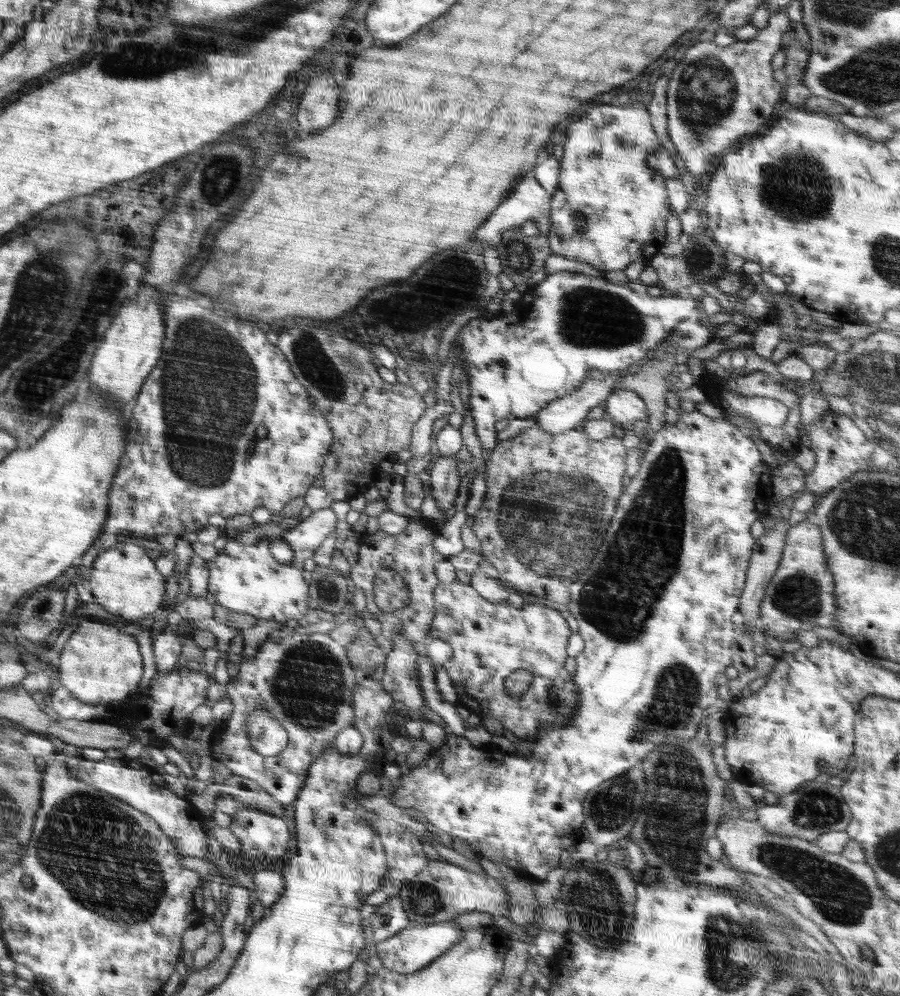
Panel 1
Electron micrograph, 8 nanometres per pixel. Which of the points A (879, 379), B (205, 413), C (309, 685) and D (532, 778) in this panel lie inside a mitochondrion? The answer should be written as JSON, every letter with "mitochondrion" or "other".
{"A":"mitochondrion","B":"mitochondrion","C":"mitochondrion","D":"other"}

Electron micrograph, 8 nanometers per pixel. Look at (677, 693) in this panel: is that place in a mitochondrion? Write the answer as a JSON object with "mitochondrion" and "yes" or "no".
{"mitochondrion":"yes"}

